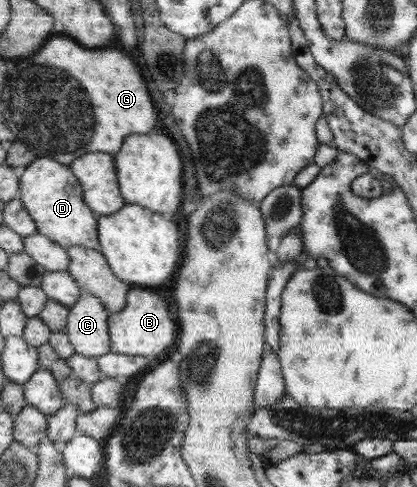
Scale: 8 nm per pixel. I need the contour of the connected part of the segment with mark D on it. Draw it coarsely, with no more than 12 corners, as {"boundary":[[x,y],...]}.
{"boundary":[[37,158],[19,177],[36,232],[100,250],[97,215],[68,165]]}

